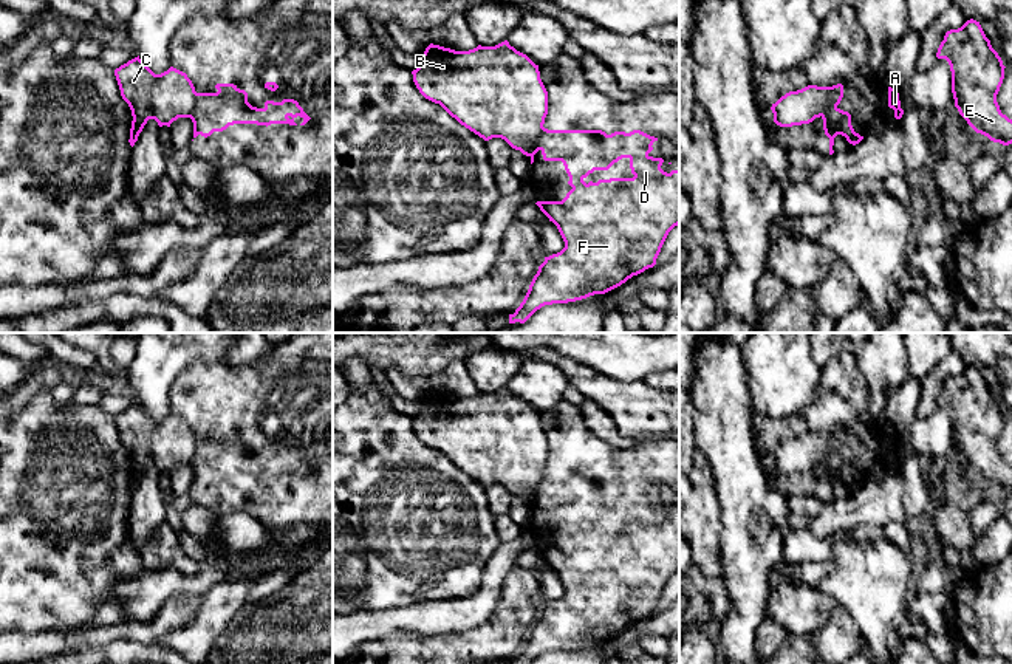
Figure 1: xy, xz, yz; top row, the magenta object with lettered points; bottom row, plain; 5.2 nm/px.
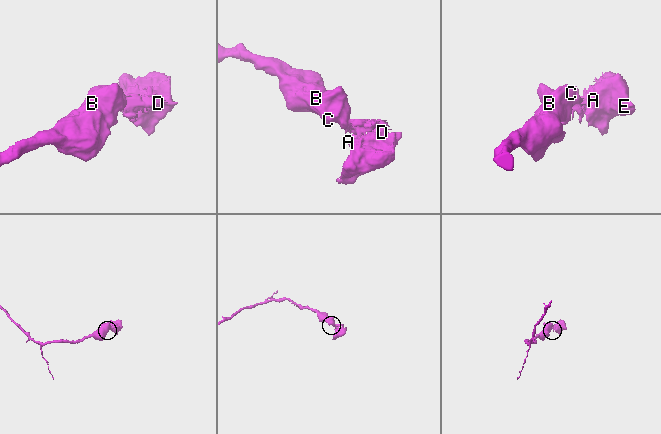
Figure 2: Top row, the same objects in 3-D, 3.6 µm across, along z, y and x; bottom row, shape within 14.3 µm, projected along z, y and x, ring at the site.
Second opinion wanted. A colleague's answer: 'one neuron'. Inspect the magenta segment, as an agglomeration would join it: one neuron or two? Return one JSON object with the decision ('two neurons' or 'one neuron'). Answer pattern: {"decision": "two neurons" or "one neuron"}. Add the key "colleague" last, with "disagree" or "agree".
{"decision": "two neurons", "colleague": "disagree"}

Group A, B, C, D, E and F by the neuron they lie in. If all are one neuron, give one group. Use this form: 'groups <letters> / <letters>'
groups A D E F / B C

